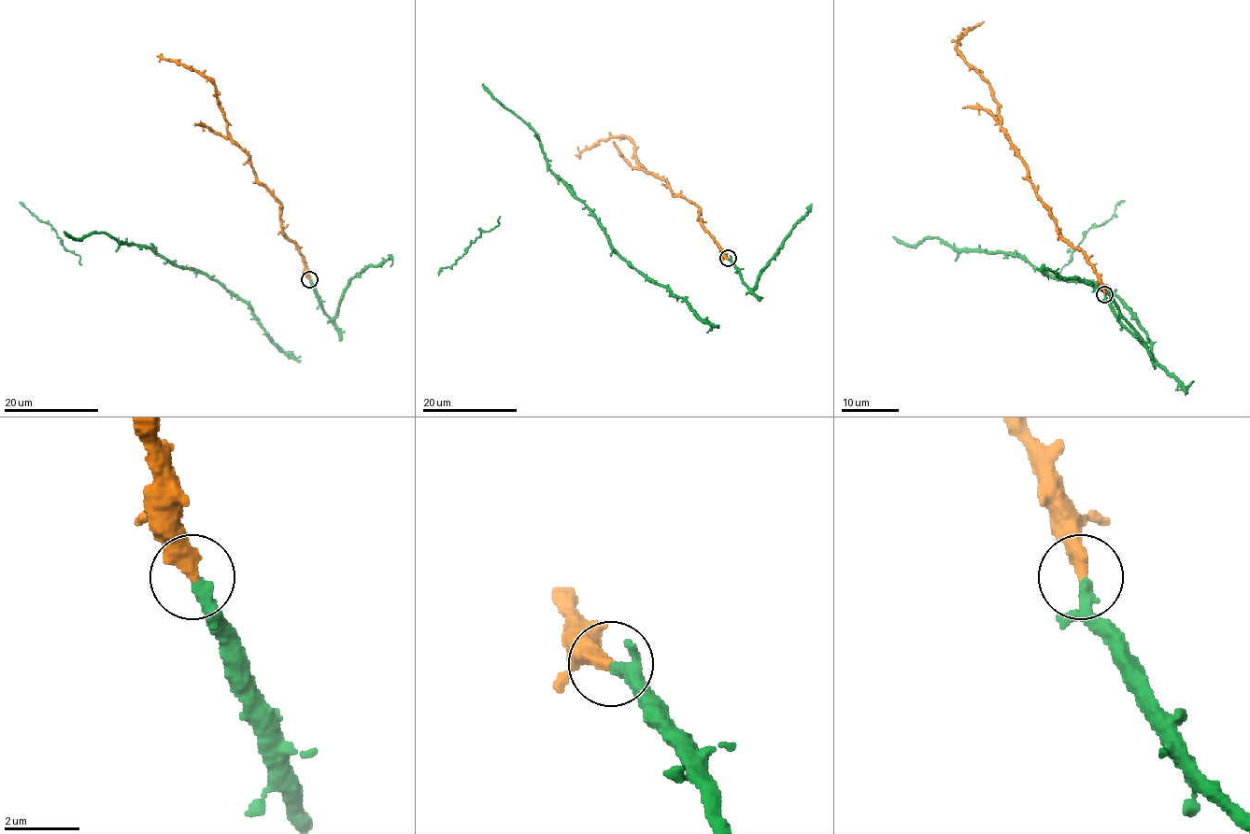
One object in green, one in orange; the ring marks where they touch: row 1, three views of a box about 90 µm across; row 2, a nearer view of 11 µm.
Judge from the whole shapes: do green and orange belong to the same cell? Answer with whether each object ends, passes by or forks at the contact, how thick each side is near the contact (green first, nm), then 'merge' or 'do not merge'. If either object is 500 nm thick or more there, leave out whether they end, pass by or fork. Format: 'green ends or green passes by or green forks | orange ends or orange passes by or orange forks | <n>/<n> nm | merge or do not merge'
green passes by | orange ends | 240/440 nm | merge

